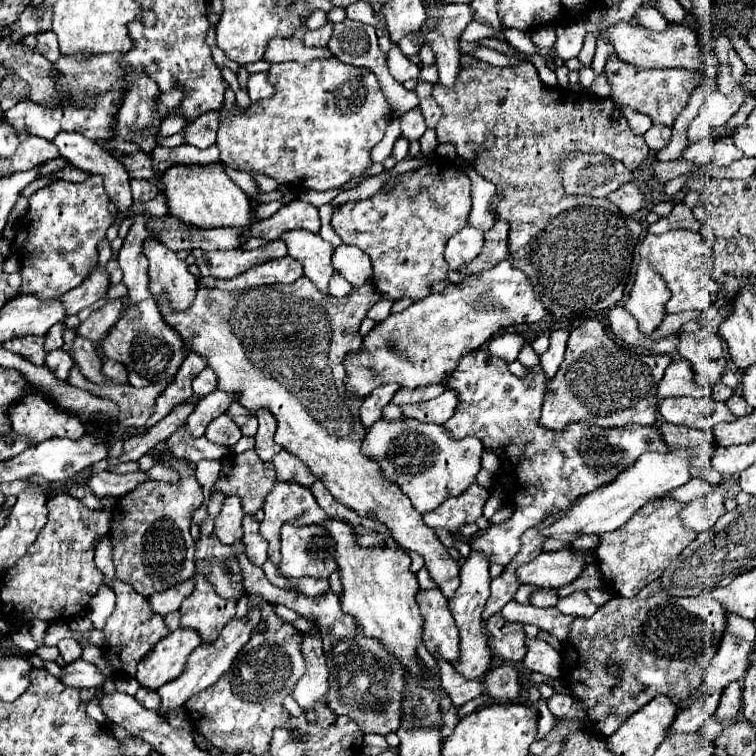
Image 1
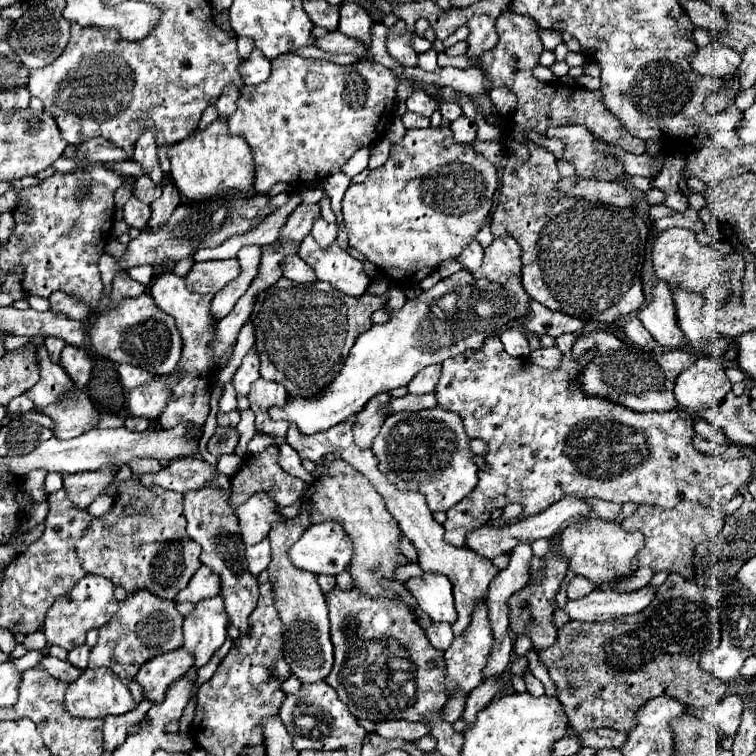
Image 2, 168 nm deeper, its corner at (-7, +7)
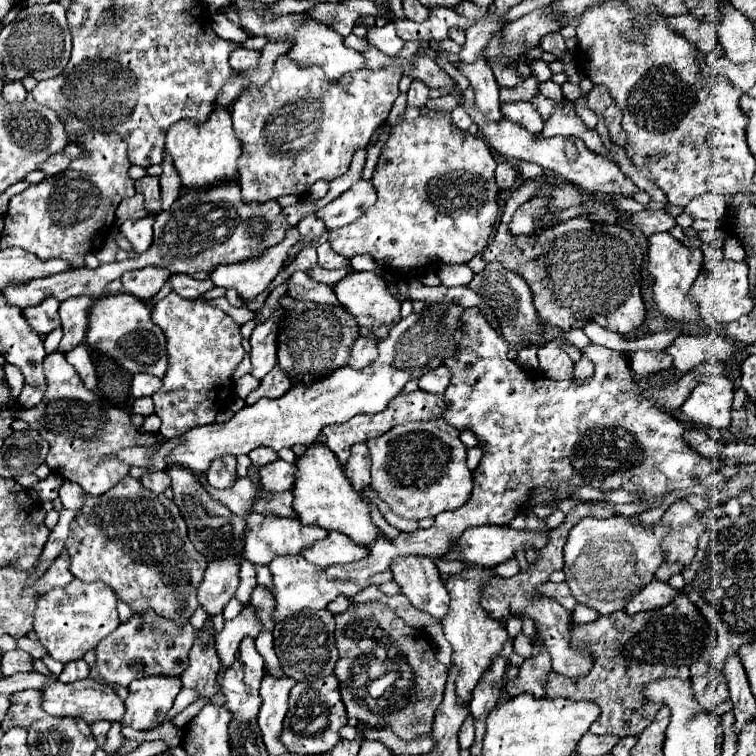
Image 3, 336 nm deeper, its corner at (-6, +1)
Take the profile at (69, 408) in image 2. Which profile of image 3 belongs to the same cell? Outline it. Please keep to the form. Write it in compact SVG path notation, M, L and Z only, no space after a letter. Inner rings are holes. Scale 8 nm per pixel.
M61 352L49 354L43 362L43 368L47 380L47 392L43 400L37 406L17 414L21 420L29 424L29 428L37 430L43 436L43 440L47 440L49 454L45 462L55 474L63 476L69 482L77 482L85 492L93 496L101 496L107 490L111 490L117 482L121 482L125 476L129 476L131 470L131 466L125 462L101 460L127 446L155 448L157 436L147 432L145 428L135 428L131 424L131 414L123 408L117 408L109 402L103 404L103 400L95 392L85 388L75 368L71 368L71 364L65 360Z

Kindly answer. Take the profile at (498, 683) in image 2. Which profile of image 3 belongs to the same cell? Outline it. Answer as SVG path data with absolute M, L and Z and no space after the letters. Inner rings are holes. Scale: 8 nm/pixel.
M467 716L467 720L463 722L461 730L459 730L459 746L461 748L469 748L473 744L475 738L475 730L473 730L473 718Z

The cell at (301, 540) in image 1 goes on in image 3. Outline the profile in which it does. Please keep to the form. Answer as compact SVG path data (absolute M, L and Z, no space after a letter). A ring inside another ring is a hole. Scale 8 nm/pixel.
M329 532L325 540L319 540L319 544L313 544L313 548L303 552L305 560L321 568L327 568L333 564L351 564L367 556L369 556L369 548L355 544L353 540L349 540L349 536L341 532Z

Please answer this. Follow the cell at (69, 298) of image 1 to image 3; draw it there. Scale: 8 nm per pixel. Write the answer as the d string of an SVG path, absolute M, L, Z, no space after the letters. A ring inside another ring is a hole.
M45 298L41 304L37 306L29 306L23 308L23 318L27 320L27 324L31 324L31 330L39 336L47 336L51 330L55 330L59 324L59 300L55 298Z

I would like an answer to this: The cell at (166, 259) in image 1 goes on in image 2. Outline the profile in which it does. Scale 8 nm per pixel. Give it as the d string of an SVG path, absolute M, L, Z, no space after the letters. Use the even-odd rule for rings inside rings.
M164 264L160 272L154 276L150 284L150 296L156 300L158 308L170 316L174 316L176 326L180 330L184 350L182 358L178 364L178 370L182 372L182 380L172 388L172 396L168 398L168 406L160 414L158 422L164 430L172 430L178 424L190 424L192 428L204 426L208 418L208 396L210 396L210 386L212 386L212 374L214 370L208 370L208 338L212 336L212 316L208 314L210 310L210 294L194 294L186 288L186 278L174 272L172 264Z

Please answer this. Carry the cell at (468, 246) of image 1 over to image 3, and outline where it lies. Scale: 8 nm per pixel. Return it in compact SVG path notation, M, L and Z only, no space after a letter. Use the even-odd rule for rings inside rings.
M467 264L461 266L443 266L441 270L437 270L437 278L441 280L441 286L467 286L467 282L471 282L473 272Z

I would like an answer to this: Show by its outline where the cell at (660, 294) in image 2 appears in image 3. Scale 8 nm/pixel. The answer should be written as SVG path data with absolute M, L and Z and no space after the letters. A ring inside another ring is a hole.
M711 332L697 338L689 338L685 334L667 348L667 354L673 356L673 366L677 370L689 372L703 362L727 362L735 356L737 350L739 342L723 338L719 332Z

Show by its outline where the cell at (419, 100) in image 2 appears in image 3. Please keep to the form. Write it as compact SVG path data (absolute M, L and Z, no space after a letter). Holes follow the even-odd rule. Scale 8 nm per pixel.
M413 80L409 86L409 92L407 92L407 106L423 108L427 104L427 92L429 92L429 88L423 82Z

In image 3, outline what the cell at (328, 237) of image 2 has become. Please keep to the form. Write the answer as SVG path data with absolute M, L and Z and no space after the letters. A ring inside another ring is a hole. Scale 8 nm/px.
M323 242L323 244L317 246L317 254L319 254L317 264L319 264L321 268L327 268L327 270L349 268L349 258L337 254L337 252L331 248L331 244L327 244L327 242Z

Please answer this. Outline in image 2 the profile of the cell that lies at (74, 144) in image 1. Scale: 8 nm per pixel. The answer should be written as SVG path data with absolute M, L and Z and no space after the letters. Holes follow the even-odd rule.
M132 194L132 198L124 204L124 222L132 228L142 230L142 226L144 226L144 222L148 222L148 218L150 218L150 206L140 202Z

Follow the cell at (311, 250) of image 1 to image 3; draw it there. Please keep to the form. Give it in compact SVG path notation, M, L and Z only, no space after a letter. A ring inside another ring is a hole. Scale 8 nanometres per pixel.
M355 272L355 274L343 278L341 282L337 282L333 288L335 288L339 302L347 308L347 312L351 316L355 316L357 324L361 328L367 328L369 332L373 332L377 336L377 340L387 338L387 332L399 322L401 302L389 292L389 286L385 284L385 280L379 274L375 274L375 272Z

